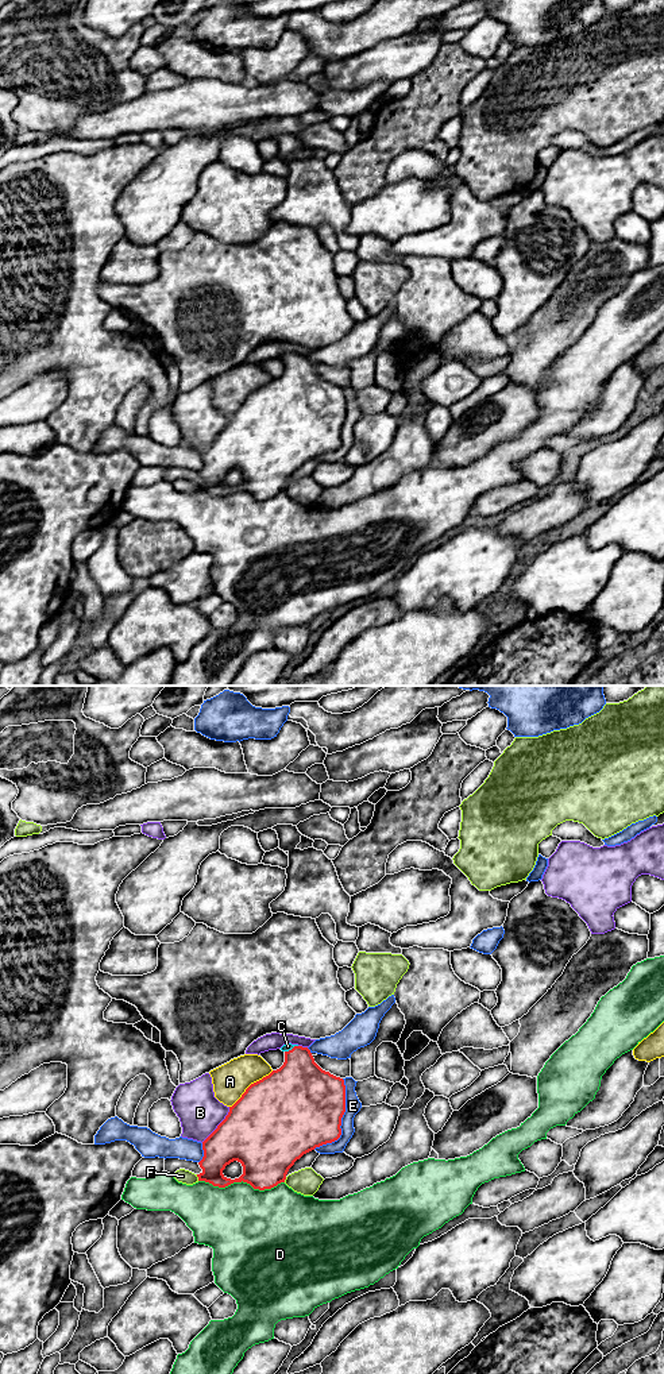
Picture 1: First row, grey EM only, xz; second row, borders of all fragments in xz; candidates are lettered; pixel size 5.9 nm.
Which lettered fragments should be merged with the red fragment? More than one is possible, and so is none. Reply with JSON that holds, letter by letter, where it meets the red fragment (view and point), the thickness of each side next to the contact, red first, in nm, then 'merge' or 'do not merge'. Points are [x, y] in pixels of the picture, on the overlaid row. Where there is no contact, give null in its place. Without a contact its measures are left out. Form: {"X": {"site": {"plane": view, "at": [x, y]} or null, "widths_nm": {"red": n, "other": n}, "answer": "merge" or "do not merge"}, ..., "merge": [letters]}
{"A": {"site": {"plane": "xz", "at": [250, 1085]}, "widths_nm": {"red": 500, "other": 220}, "answer": "do not merge"}, "B": {"site": {"plane": "xz", "at": [219, 1124]}, "widths_nm": {"red": 440, "other": 260}, "answer": "do not merge"}, "C": {"site": {"plane": "xz", "at": [292, 1049]}, "widths_nm": {"red": 360, "other": 50}, "answer": "merge"}, "D": {"site": {"plane": "xz", "at": [242, 1180]}, "widths_nm": {"red": 360, "other": 440}, "answer": "do not merge"}, "E": {"site": {"plane": "xz", "at": [340, 1120]}, "widths_nm": {"red": 500, "other": 100}, "answer": "do not merge"}, "F": {"site": {"plane": "xz", "at": [197, 1176]}, "widths_nm": {"red": 220, "other": 80}, "answer": "do not merge"}, "merge": ["C"]}

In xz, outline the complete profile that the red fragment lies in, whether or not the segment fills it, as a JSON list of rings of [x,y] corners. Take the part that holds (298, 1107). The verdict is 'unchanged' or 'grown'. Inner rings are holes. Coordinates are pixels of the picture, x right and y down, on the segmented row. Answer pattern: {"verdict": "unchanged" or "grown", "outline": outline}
{"verdict": "grown", "outline": [[[286,1043],[281,1050],[285,1053],[283,1065],[251,1084],[202,1142],[198,1181],[219,1188],[243,1181],[254,1189],[271,1189],[285,1182],[289,1169],[304,1154],[340,1138],[345,1112],[344,1080],[323,1070],[308,1047]],[[233,1161],[242,1163],[243,1174],[231,1180],[223,1170]]]}

